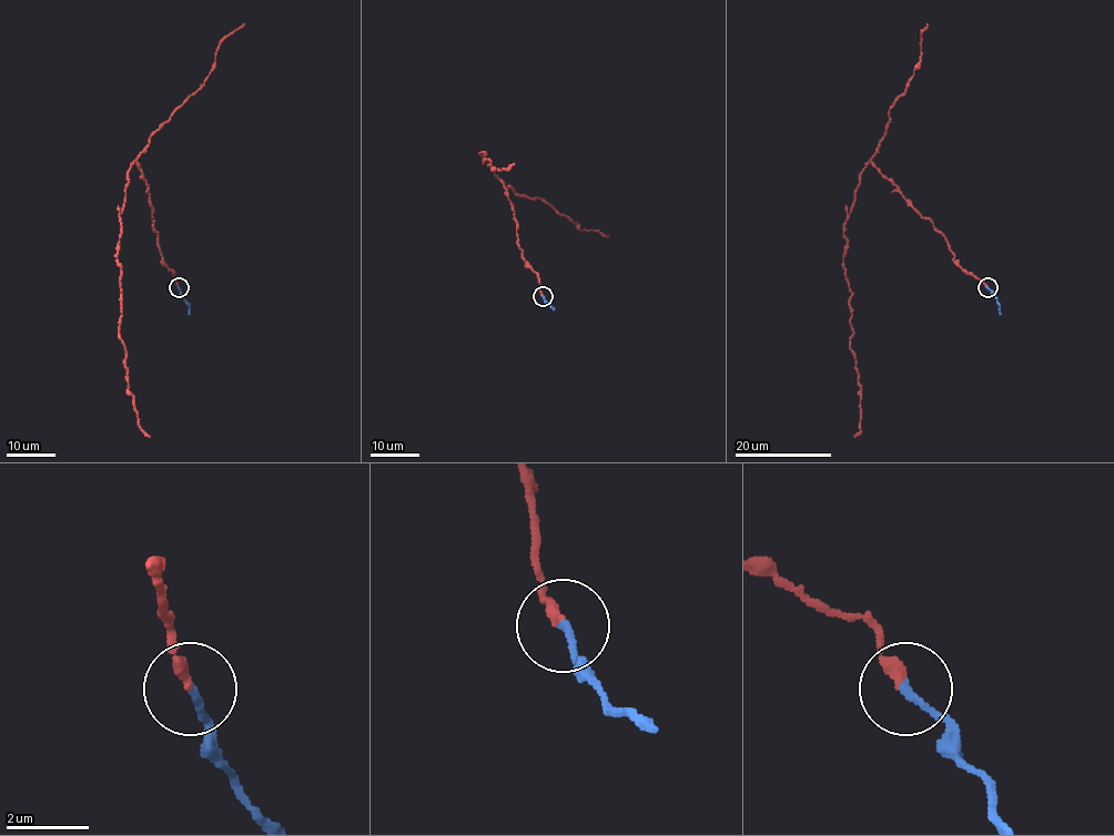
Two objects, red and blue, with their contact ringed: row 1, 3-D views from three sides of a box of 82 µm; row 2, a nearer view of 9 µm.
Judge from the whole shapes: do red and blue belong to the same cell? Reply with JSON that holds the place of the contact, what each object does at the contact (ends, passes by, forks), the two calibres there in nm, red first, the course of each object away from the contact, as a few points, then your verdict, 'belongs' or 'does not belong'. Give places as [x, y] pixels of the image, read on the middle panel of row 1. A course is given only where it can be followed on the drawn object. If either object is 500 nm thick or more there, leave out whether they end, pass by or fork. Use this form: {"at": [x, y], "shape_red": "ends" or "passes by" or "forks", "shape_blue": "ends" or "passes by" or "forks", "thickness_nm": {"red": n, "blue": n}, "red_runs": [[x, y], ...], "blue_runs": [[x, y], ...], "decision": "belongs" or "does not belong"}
{"at": [543, 296], "shape_red": "ends", "shape_blue": "ends", "thickness_nm": {"red": 280, "blue": 190}, "red_runs": [[543, 295], [539, 278], [526, 264], [518, 243], [513, 205], [503, 183], [482, 152], [493, 170], [514, 163]], "blue_runs": [[543, 296], [553, 309]], "decision": "belongs"}

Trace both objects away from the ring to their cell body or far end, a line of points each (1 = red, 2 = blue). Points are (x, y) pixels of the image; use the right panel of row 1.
1: (986, 287), (869, 162), (843, 232), (849, 347), (860, 391), (854, 437)
2: (988, 287), (1001, 314)

